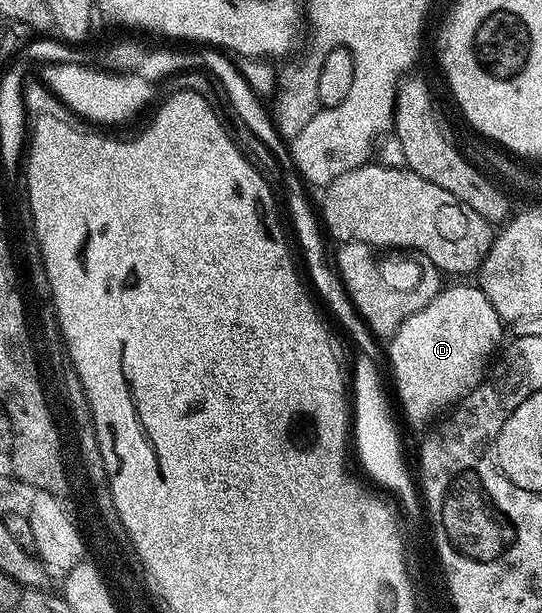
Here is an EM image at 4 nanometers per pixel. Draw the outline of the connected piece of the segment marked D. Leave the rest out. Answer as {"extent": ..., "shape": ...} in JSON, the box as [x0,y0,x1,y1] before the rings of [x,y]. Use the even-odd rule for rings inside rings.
{"extent":[389,284,505,425],"shape":[[[478,284],[450,285],[440,289],[428,305],[421,307],[421,311],[409,315],[409,319],[401,323],[401,327],[389,341],[389,361],[391,357],[391,369],[395,372],[395,389],[399,392],[404,415],[415,425],[423,425],[431,420],[434,422],[440,414],[462,401],[464,395],[483,380],[489,362],[496,356],[504,340],[505,323]]]}

